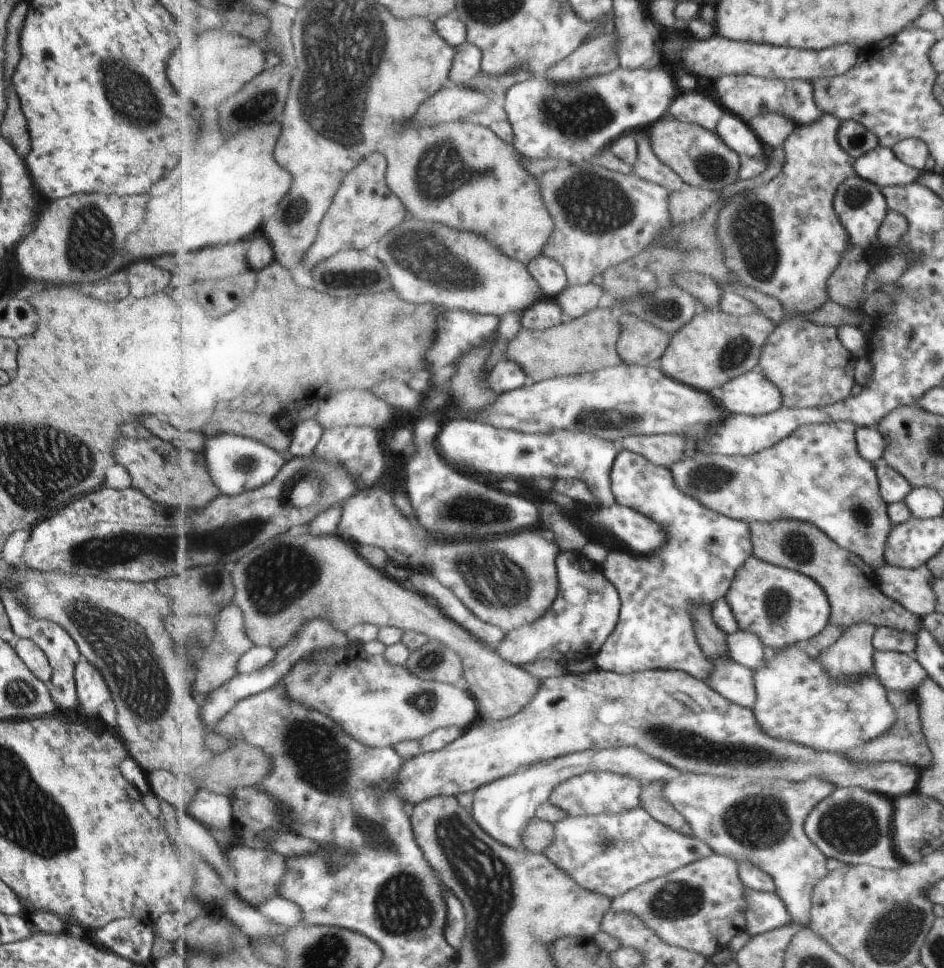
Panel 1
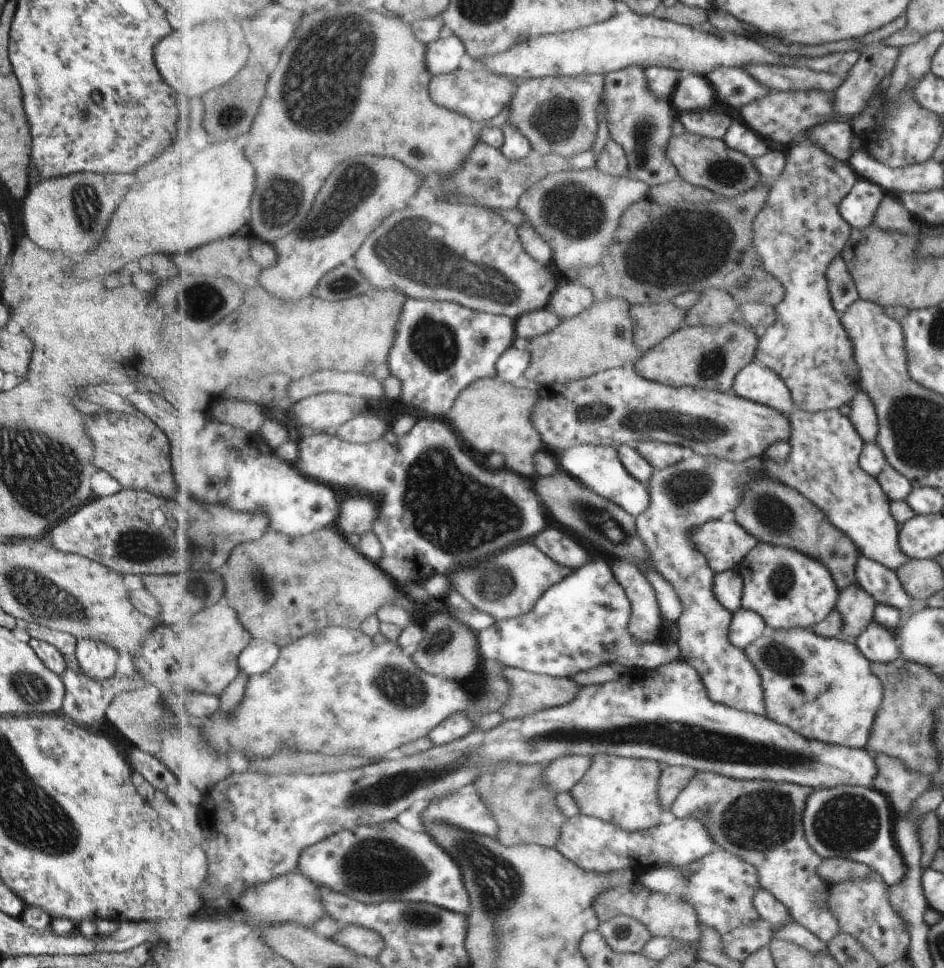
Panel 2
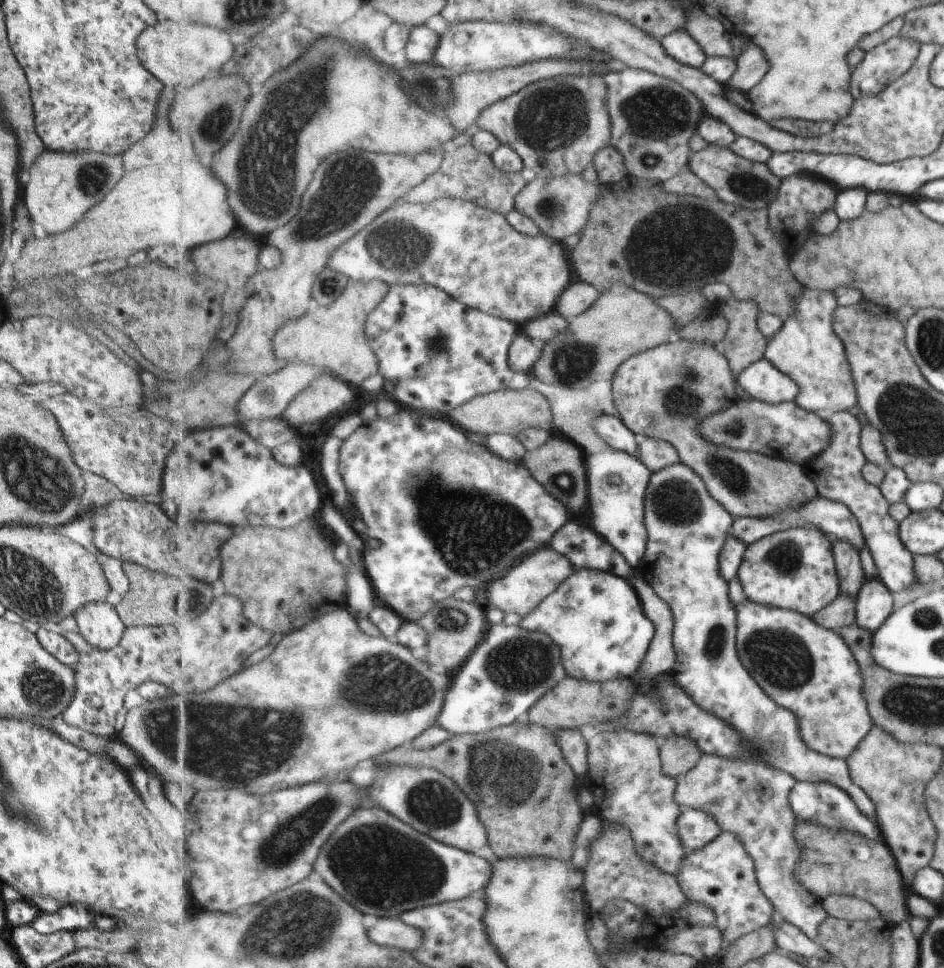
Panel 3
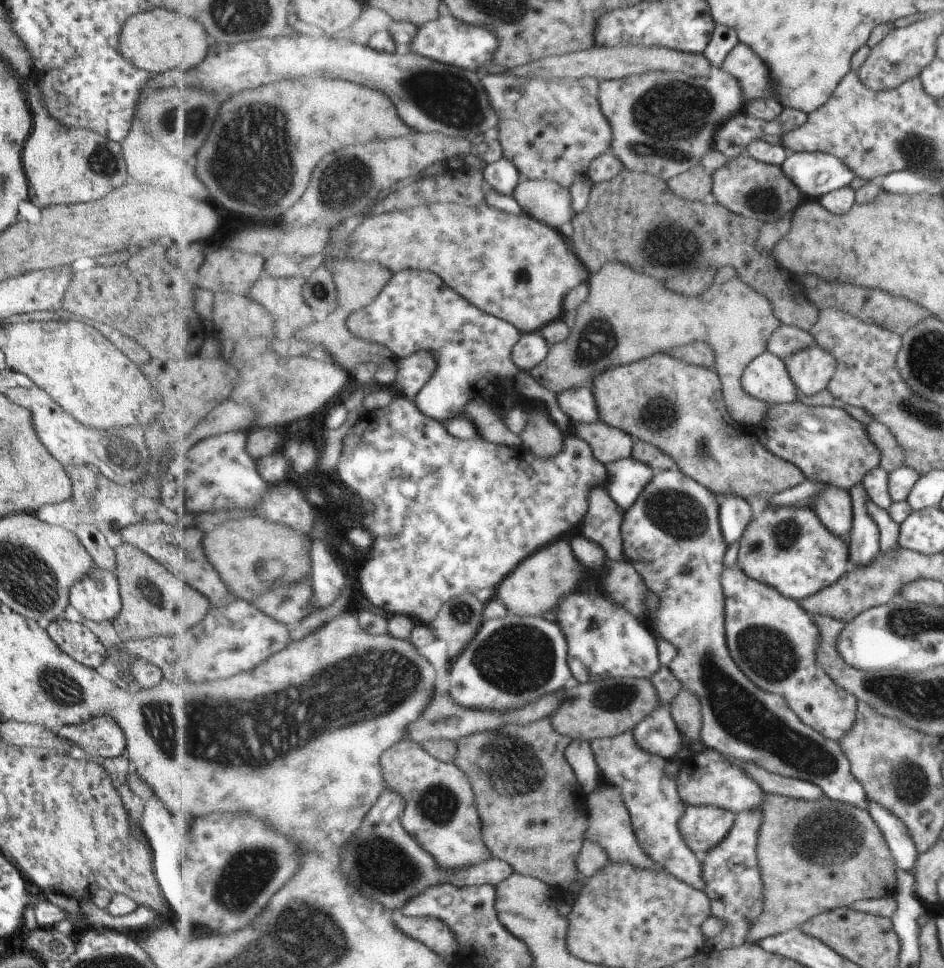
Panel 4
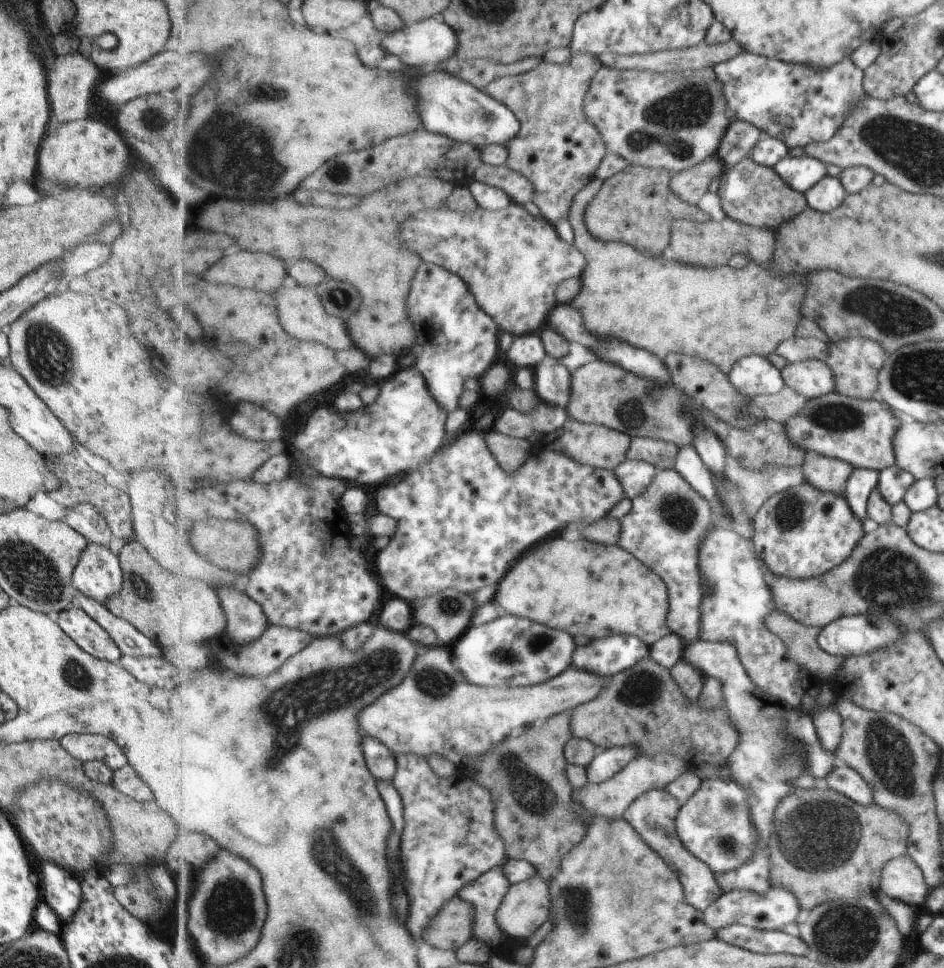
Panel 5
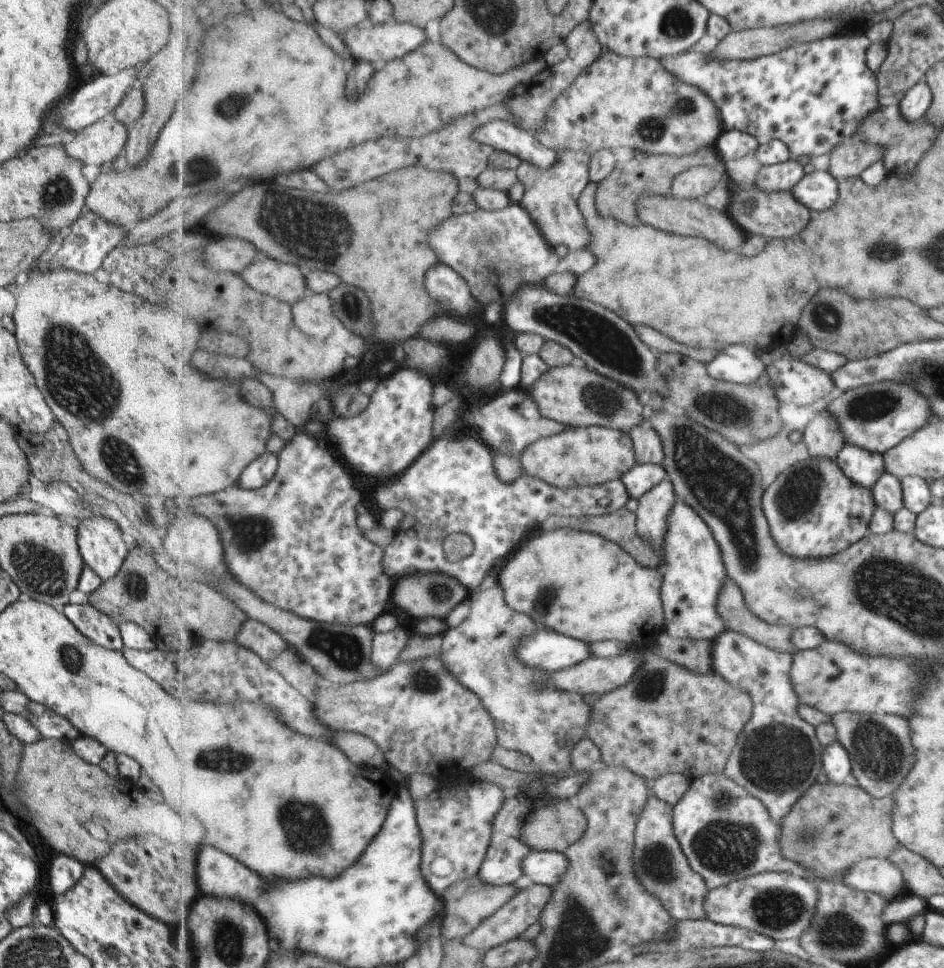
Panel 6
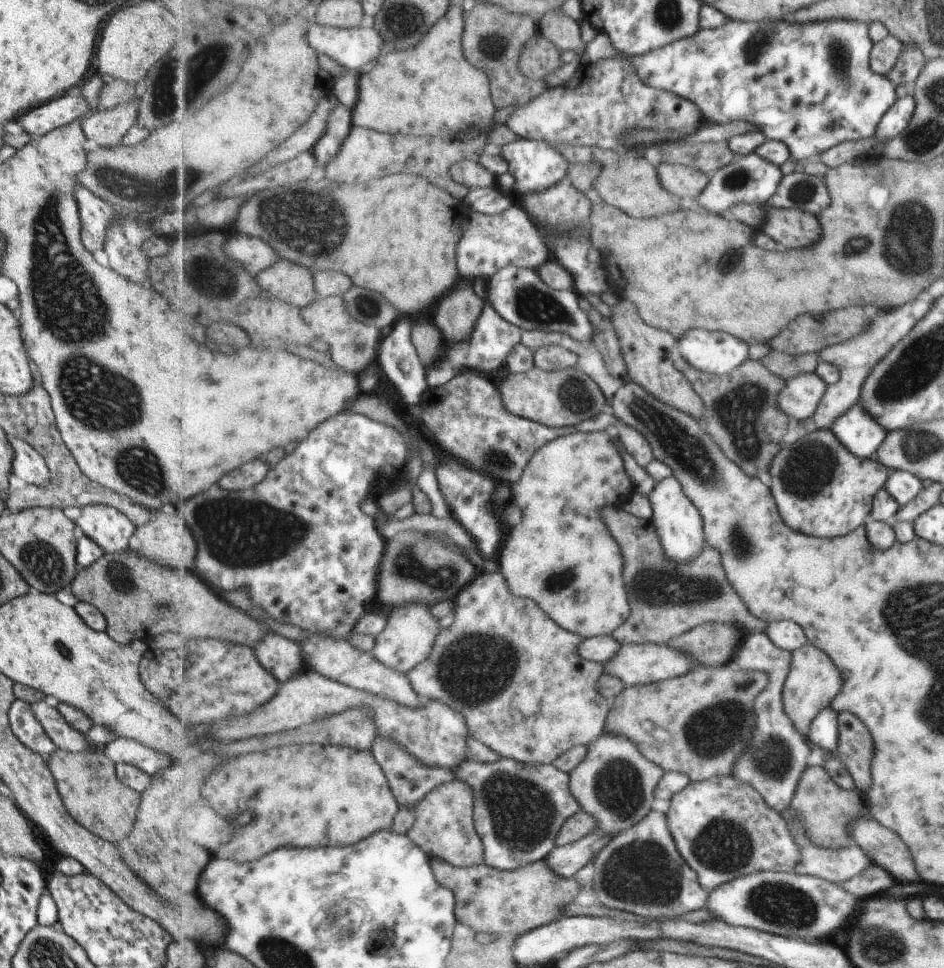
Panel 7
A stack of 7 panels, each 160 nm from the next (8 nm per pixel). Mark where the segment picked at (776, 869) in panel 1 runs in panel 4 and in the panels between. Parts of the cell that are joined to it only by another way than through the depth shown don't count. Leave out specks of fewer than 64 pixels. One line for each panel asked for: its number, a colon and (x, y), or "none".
2: (762, 822)
3: (753, 800)
4: (707, 778)

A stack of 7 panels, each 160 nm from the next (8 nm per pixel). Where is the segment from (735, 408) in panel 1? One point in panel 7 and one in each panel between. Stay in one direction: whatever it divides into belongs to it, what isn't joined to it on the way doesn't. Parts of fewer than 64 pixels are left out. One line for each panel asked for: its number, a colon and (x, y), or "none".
2: (757, 382)
3: (762, 380)
4: (767, 377)
5: (754, 375)
6: (740, 364)
7: (716, 352)

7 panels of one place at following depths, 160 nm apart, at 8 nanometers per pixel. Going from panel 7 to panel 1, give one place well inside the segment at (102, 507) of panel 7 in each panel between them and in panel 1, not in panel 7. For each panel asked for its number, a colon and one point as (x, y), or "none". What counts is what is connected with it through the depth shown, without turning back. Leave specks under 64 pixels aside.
1: (91, 691)
2: (96, 660)
3: (100, 625)
4: (95, 596)
5: (97, 573)
6: (101, 546)

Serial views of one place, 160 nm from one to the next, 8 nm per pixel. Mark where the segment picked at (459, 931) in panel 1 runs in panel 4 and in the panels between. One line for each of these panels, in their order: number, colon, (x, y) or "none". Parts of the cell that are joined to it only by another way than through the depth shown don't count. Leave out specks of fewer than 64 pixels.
2: (373, 863)
3: (384, 867)
4: (383, 859)

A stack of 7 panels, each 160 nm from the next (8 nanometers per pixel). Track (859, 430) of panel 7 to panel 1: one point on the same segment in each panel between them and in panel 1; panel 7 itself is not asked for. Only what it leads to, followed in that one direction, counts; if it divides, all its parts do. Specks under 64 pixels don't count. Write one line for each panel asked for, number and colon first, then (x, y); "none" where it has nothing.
1: (896, 671)
2: (876, 643)
3: (873, 604)
4: (863, 541)
5: (861, 482)
6: (863, 468)

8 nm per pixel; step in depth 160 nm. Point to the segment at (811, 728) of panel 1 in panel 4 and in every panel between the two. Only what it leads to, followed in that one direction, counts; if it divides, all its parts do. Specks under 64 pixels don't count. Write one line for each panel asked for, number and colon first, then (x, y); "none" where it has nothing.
2: (823, 688)
3: (808, 669)
4: (775, 641)

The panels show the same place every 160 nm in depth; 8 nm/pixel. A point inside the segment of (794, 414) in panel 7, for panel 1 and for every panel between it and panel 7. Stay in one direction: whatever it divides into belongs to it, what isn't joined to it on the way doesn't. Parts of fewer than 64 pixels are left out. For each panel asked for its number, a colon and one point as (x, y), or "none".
1: (784, 239)
2: (800, 231)
3: (807, 348)
4: (812, 370)
5: (813, 379)
6: (796, 382)

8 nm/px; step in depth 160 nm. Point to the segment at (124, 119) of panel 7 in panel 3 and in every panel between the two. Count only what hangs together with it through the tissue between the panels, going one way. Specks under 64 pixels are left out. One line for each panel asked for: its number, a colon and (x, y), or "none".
3: (60, 186)
4: (62, 165)
5: (84, 153)
6: (101, 142)

